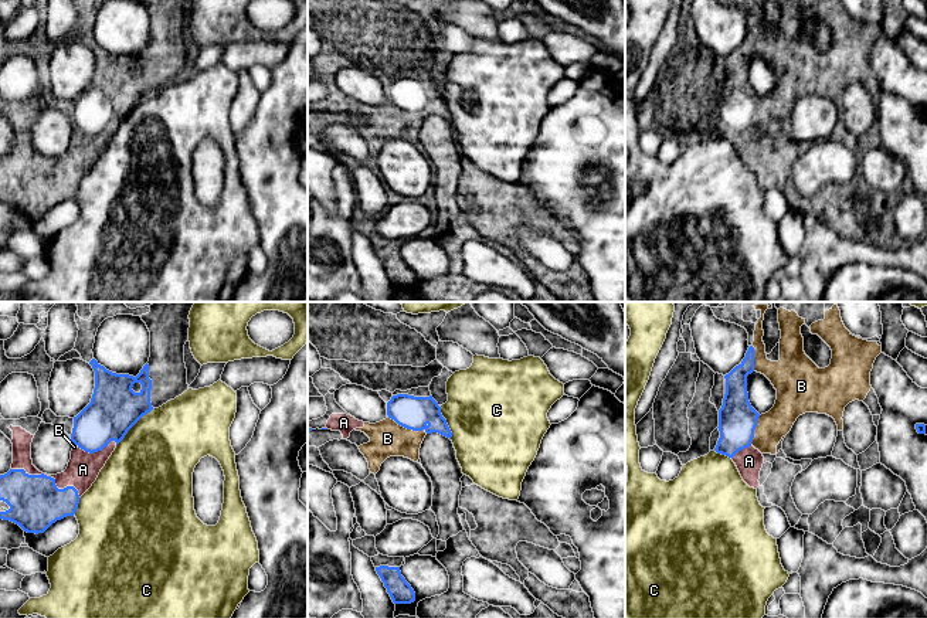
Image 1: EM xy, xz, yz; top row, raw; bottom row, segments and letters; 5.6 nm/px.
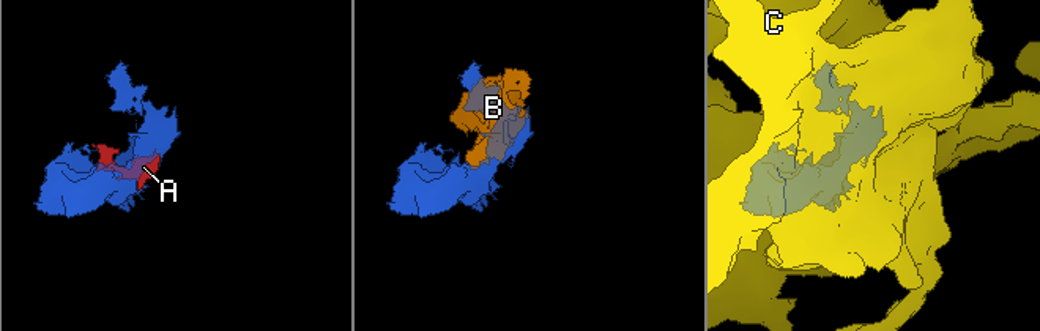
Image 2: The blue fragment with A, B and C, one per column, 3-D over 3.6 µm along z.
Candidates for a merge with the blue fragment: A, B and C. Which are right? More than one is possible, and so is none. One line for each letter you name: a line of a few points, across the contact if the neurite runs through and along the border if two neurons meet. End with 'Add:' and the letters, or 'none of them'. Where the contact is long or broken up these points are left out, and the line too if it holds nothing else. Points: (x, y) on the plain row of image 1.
Add: A, B

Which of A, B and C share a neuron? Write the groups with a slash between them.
A B / C

